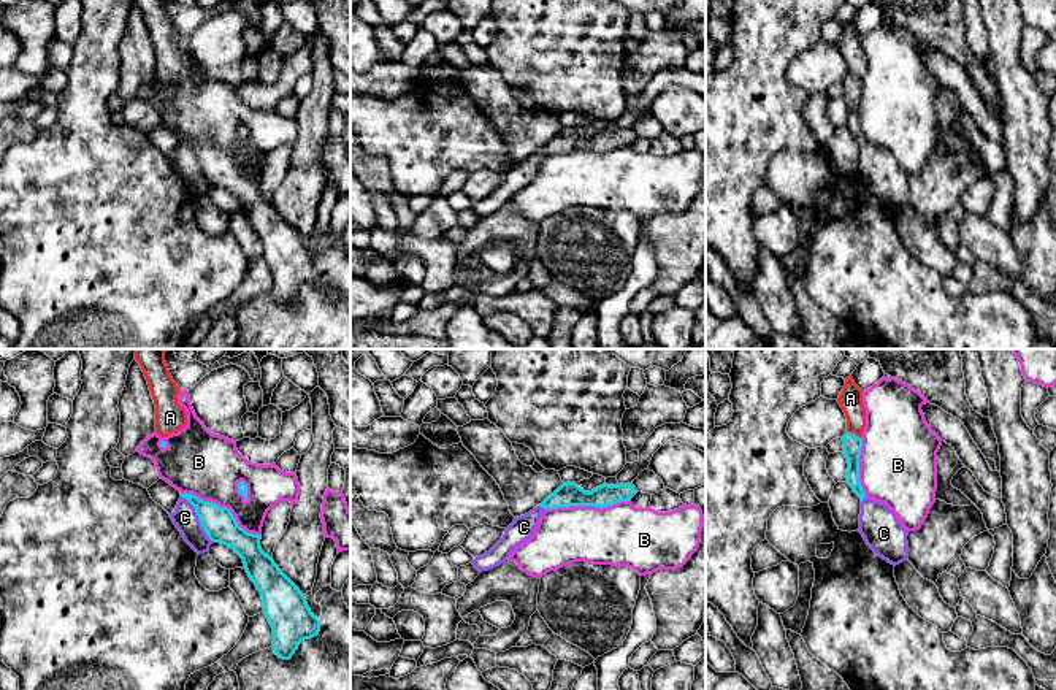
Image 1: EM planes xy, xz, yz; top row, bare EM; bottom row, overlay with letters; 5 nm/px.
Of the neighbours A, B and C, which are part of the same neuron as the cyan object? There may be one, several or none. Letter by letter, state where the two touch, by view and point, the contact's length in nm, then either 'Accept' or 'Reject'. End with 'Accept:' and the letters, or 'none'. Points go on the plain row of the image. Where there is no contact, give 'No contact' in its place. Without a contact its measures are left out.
A: Touches cyan at yz (853, 78). Shared border 80 nm. Accept
B: Touches cyan at xy (224, 153). Shared border 460 nm. Reject
C: Touches cyan at xy (198, 164). Shared border 280 nm. Reject
Accept: A

